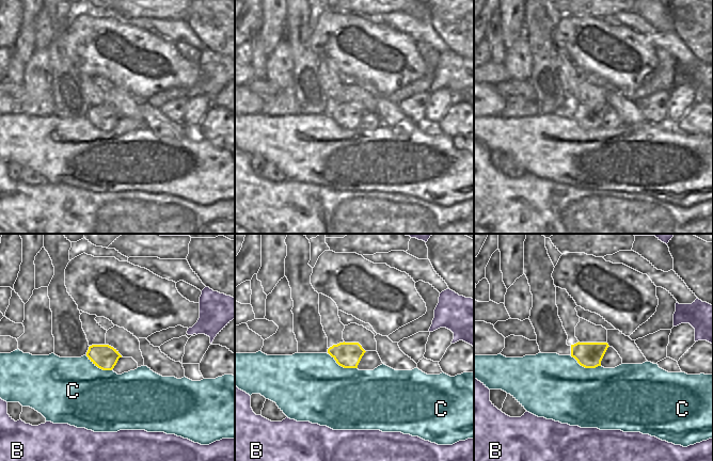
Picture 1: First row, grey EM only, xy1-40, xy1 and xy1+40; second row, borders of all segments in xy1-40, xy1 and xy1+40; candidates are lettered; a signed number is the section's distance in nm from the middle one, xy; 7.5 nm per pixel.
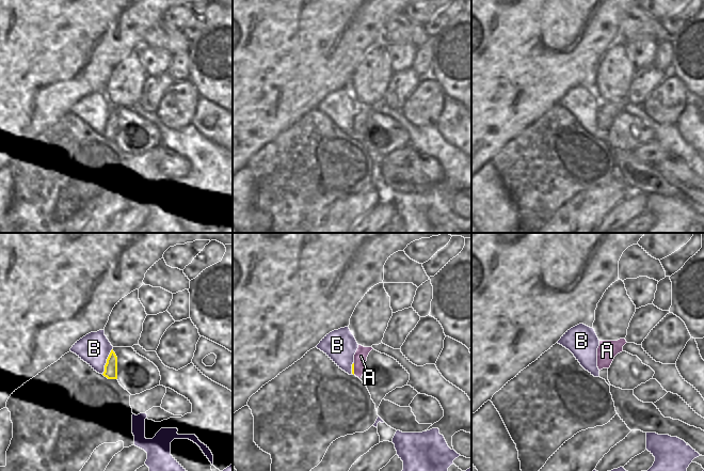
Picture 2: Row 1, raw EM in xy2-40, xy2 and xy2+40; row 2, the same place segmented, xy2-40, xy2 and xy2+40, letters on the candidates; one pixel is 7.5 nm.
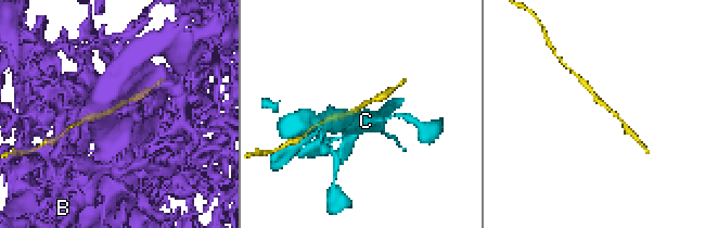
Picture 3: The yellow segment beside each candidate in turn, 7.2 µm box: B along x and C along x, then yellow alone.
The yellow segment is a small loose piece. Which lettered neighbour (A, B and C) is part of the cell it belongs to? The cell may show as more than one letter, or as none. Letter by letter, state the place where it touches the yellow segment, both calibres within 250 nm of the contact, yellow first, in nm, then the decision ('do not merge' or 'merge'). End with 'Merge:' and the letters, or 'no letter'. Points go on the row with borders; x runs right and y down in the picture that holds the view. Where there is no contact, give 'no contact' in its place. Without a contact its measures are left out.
A: xy2 (353, 369) | 20/100 nm | merge
B: xy2-40 (107, 361) | 100/240 nm | do not merge
C: xy1+40 (585, 367) | 190/480 nm | do not merge
Merge: A

